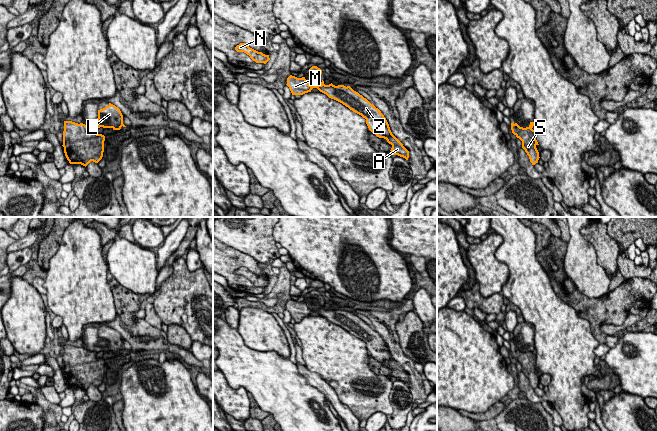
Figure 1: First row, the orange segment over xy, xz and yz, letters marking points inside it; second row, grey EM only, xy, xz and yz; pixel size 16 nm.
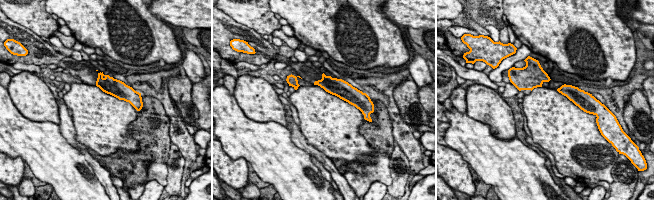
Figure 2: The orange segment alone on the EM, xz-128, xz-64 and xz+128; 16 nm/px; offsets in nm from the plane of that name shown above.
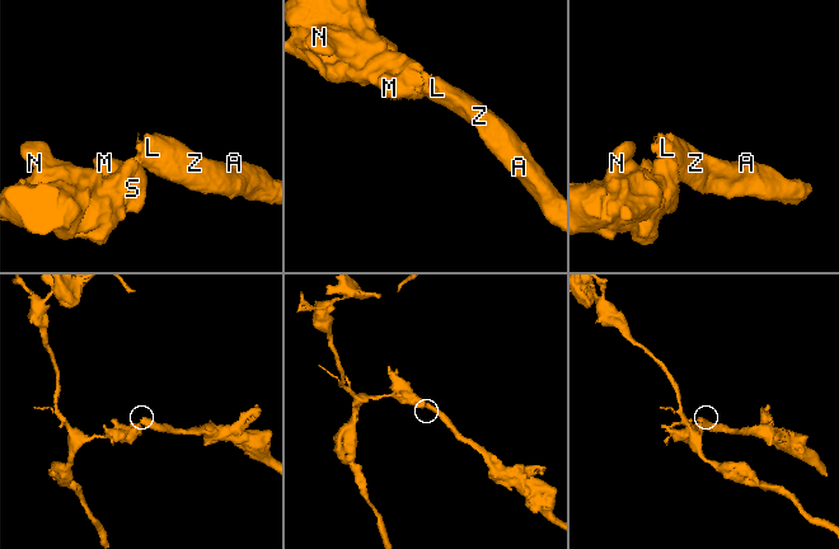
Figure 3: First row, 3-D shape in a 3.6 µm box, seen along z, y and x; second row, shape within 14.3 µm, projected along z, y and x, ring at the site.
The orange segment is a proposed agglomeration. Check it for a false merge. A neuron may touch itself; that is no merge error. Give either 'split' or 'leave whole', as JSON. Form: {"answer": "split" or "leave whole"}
{"answer": "split"}

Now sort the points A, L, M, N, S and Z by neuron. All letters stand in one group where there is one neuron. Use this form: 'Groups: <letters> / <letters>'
Groups: A L Z / M N S

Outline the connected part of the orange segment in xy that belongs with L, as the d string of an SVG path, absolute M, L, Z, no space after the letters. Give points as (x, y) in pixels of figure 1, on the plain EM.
M109 327L103 333L98 334L98 342L91 347L95 352L112 352L113 354L120 354L121 351L126 351L123 348L123 339L118 331Z

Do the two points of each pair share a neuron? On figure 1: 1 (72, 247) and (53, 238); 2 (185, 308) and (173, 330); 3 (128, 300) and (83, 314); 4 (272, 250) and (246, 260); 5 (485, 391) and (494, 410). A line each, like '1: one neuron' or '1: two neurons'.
1: two neurons
2: two neurons
3: two neurons
4: two neurons
5: two neurons

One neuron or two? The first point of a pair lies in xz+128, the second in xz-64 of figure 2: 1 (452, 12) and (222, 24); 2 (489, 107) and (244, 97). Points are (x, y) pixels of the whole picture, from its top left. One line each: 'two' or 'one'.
1: two
2: one

